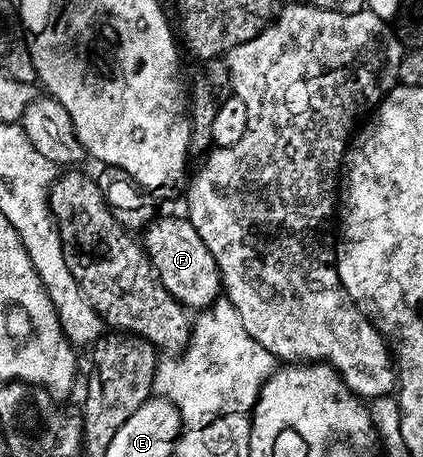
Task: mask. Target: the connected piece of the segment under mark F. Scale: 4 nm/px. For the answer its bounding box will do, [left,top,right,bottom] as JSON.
[141,216,221,311]

